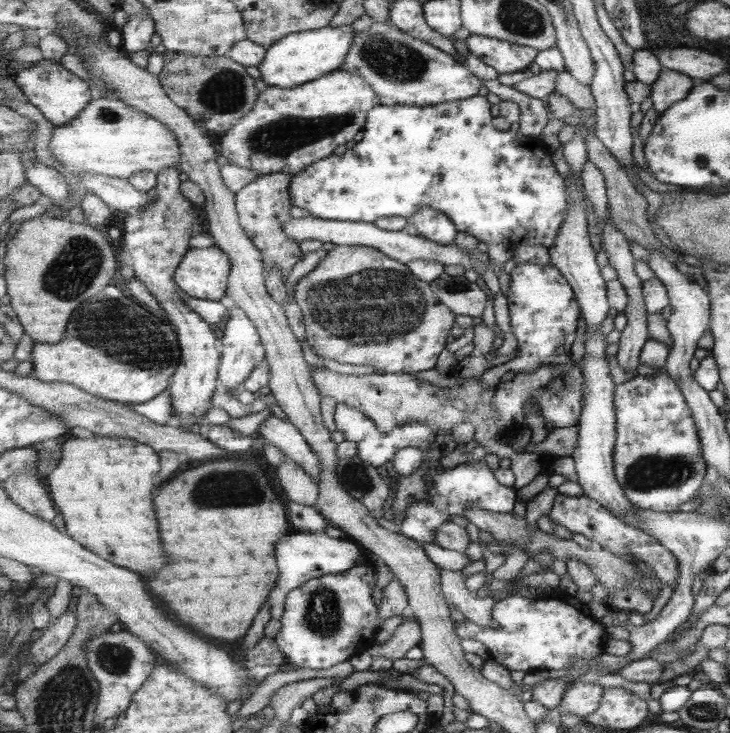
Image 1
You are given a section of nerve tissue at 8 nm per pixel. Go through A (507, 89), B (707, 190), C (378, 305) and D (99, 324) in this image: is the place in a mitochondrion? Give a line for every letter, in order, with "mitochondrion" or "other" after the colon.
A: other
B: other
C: mitochondrion
D: mitochondrion

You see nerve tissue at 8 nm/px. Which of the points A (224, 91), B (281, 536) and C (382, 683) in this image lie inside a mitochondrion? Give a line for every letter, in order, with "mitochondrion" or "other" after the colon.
A: mitochondrion
B: other
C: other

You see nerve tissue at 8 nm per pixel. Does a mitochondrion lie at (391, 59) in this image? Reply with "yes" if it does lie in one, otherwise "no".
yes

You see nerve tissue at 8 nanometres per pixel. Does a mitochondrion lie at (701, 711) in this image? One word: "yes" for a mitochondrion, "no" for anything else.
yes

